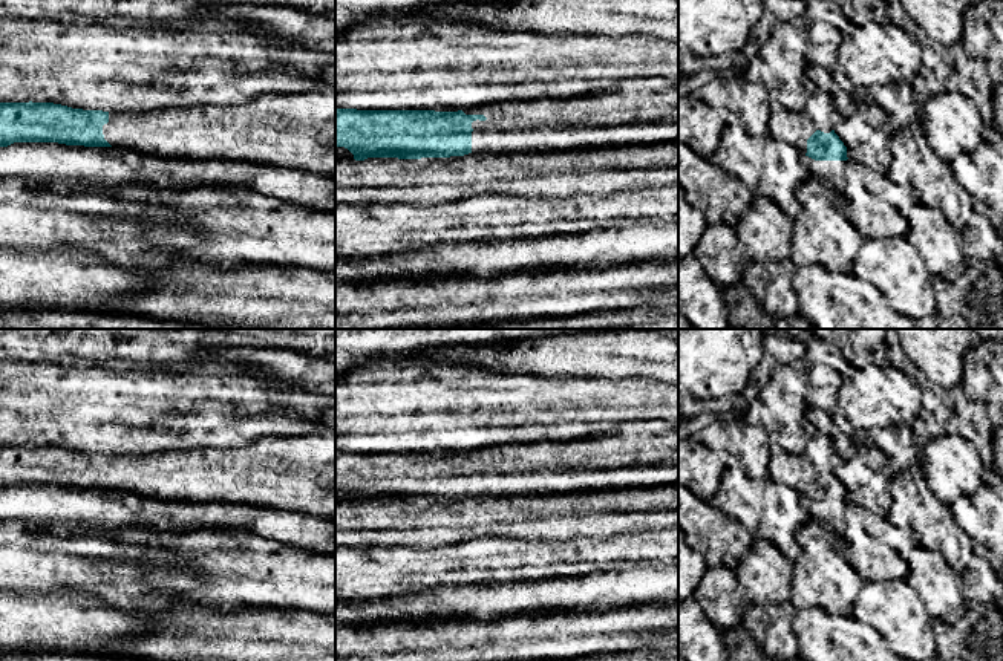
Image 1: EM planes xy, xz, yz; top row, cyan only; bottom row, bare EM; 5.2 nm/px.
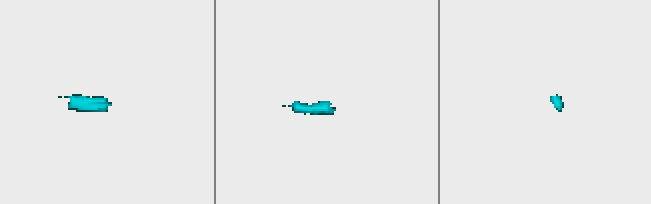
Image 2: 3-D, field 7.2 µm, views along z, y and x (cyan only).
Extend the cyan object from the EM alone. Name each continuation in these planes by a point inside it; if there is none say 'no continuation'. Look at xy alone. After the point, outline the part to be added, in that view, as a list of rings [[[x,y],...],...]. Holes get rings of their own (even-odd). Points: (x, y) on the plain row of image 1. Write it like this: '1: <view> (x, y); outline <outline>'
1: xy (294, 473); outline [[[335,433],[266,436],[243,447],[109,454],[104,482],[179,503],[230,502],[335,522]]]

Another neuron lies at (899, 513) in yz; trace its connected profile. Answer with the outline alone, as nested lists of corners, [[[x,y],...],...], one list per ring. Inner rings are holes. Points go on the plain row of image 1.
[[[922,462],[890,484],[893,505],[888,519],[908,528],[919,545],[940,552],[949,566],[960,572],[974,555],[972,539],[959,526],[949,505],[943,503],[926,485]]]

